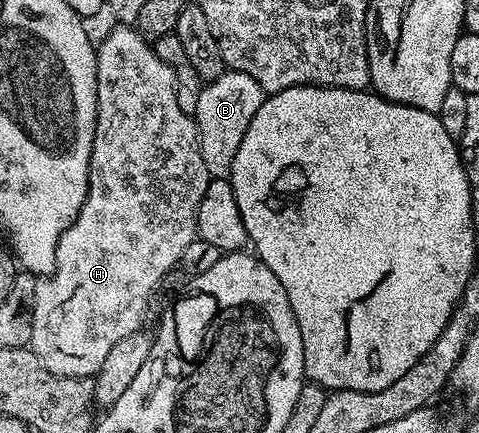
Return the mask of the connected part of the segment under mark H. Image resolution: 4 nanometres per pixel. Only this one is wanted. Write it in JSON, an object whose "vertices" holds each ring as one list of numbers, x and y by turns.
{"vertices":[[117,27,96,48,95,58,97,59,97,121,89,155,89,187,85,195,85,203,77,219,64,231,57,243,55,270,35,282,33,335,29,348,37,355,39,364,58,377,94,378,95,373,101,371,101,363,105,363,109,350,121,339,125,339,125,335,140,332,144,324,143,313,147,309,149,299,156,296,155,288,162,283,163,276,171,268,174,270,178,266,181,251,185,251,185,247,189,247,189,243,196,240,197,207,201,207,201,195,205,195,205,187,213,180,207,173,205,162,201,157,195,118,192,114,181,111,181,107,177,107,173,67,157,59,152,42,146,41,133,27]]}

